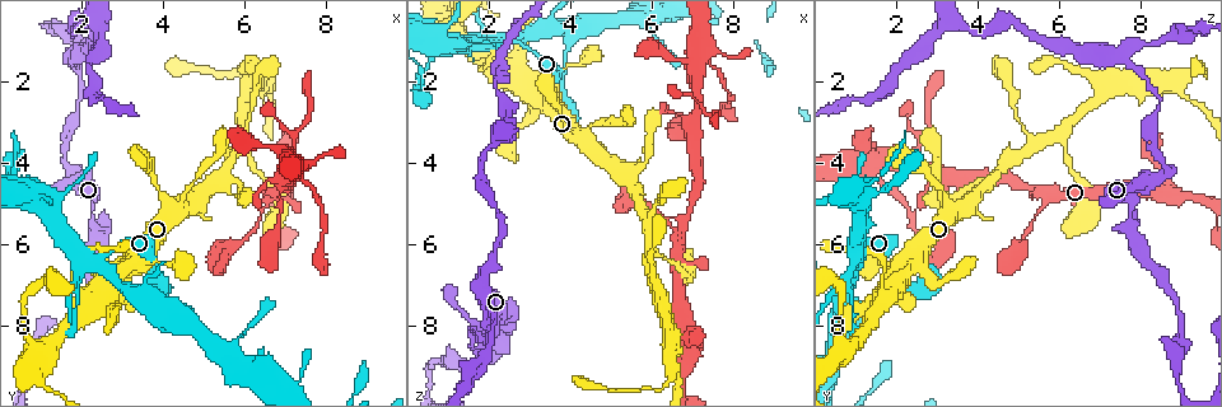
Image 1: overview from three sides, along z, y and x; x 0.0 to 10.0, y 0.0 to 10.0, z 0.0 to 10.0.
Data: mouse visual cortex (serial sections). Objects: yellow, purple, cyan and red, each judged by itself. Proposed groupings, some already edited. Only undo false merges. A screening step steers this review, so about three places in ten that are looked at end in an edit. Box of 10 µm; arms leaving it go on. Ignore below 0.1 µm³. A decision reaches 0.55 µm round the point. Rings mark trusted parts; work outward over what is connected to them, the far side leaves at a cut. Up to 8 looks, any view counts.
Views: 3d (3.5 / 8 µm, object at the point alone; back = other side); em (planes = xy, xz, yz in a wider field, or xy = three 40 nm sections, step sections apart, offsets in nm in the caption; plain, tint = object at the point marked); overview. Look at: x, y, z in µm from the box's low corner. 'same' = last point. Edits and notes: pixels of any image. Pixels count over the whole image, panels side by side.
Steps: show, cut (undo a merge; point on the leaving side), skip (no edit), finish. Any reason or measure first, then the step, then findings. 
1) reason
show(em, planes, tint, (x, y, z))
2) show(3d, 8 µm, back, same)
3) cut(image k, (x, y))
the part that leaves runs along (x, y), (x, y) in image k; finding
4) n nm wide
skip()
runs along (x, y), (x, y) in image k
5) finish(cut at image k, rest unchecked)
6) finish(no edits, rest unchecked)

thin neck
show(3d, 3.5 µm, (7.10, 3.90, 1.80))

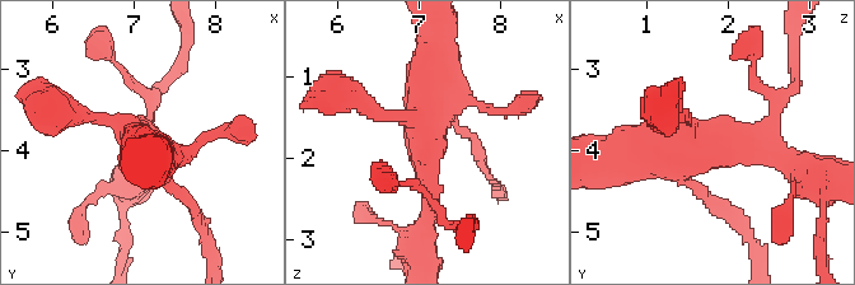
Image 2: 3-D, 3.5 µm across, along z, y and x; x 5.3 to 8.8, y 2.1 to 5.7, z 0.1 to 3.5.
need the tissue
show(em, xy, step 5, tint, (7.10, 3.95, 1.75))

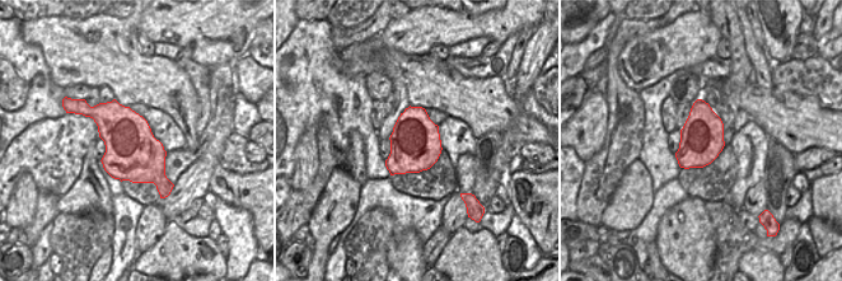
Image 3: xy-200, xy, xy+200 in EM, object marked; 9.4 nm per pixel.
skip()
runs along (429, 205), (437, 42) in image 2; continuous, no second cell

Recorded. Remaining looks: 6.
abrupt turn
show(3d, 3.5 µm, back, (1.90, 4.35, 8.45))

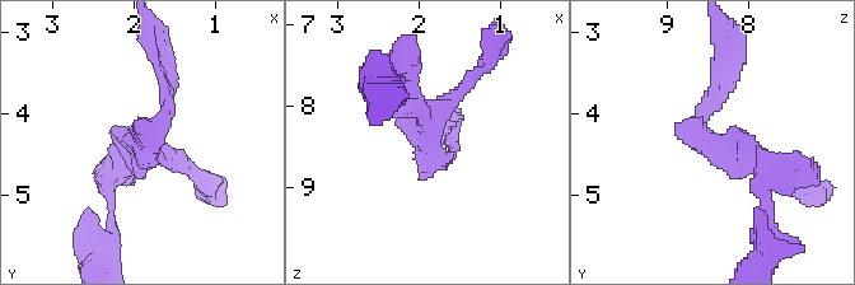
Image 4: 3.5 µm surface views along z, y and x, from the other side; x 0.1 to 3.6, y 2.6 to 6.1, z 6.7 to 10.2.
need the tissue
show(em, planes, tint, (1.95, 4.40, 8.50))

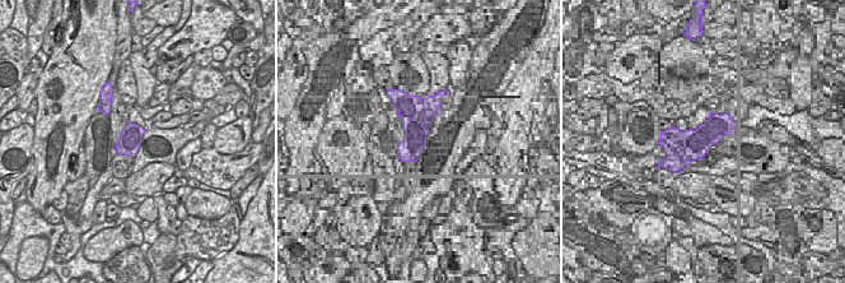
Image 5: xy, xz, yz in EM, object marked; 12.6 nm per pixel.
cut it another way
show(em, xy, step 5, tint, same)

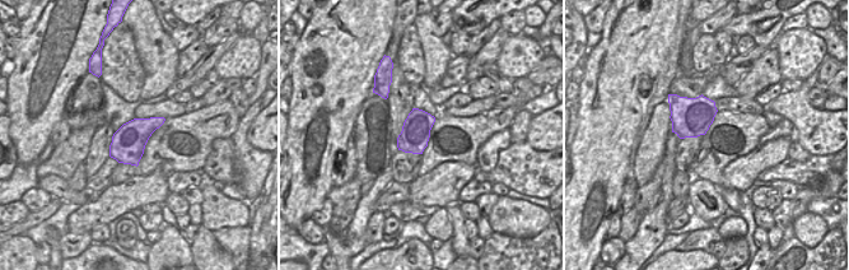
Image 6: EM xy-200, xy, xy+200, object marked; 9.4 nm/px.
skip()
runs along (774, 169), (692, 130), (714, 79) in image 4; all the same cell

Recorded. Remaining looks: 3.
three-way junction
show(3d, 3.5 µm, (1.95, 1.45, 7.55))

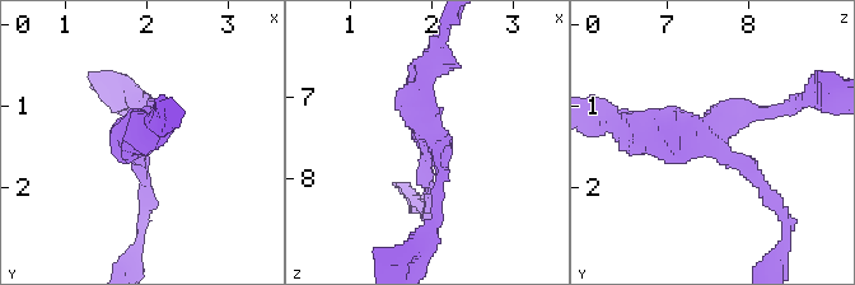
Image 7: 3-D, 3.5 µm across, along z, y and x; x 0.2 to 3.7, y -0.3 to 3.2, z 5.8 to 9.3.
3 arms; arms of 200, 200, 300 nm; now the EM
show(em, planes, tint, (1.95, 1.50, 7.60))

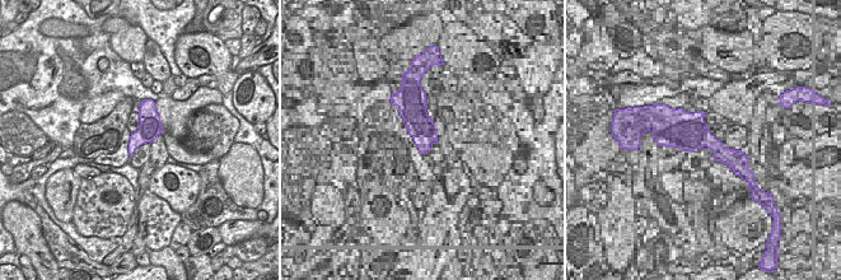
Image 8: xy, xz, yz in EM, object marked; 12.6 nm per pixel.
280 nm wide
skip()
runs along (774, 201), (711, 139), (636, 131) in image 7; one cell here

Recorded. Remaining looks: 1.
finish(no edits, rest unchecked)

